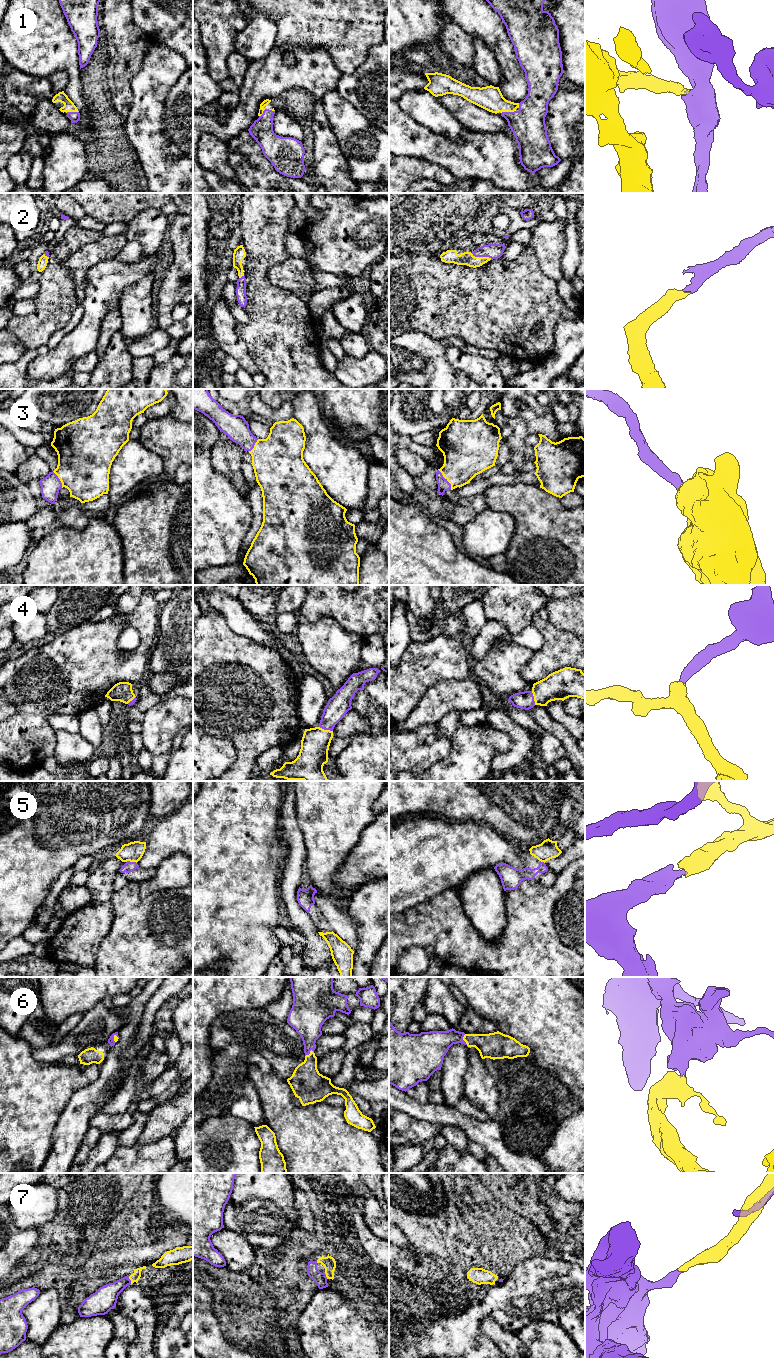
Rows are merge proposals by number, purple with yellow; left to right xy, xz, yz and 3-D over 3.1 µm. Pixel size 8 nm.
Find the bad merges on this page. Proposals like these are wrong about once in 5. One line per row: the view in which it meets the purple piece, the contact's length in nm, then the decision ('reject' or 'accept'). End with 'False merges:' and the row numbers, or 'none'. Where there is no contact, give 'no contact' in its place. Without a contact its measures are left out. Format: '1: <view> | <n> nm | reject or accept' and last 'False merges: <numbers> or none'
1: yz | 110 nm | accept
2: yz | 180 nm | accept
3: yz | 200 nm | accept
4: xz | 120 nm | accept
5: xy | 90 nm | accept
6: yz | 120 nm | accept
7: xy | 60 nm | accept
False merges: none

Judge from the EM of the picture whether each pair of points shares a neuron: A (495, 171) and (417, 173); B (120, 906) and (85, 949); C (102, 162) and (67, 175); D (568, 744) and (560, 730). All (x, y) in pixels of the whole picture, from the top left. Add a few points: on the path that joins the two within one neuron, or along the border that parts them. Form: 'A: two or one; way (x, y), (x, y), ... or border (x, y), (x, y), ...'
A: two; border (429, 162), (444, 167), (455, 178)
B: two; border (109, 901), (112, 923), (103, 938)
C: two; border (84, 145), (87, 161), (85, 178)
D: one; way (567, 741), (561, 733)

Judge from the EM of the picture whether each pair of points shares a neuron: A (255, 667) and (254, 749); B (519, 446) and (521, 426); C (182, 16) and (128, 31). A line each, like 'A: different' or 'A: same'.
A: same
B: same
C: different

